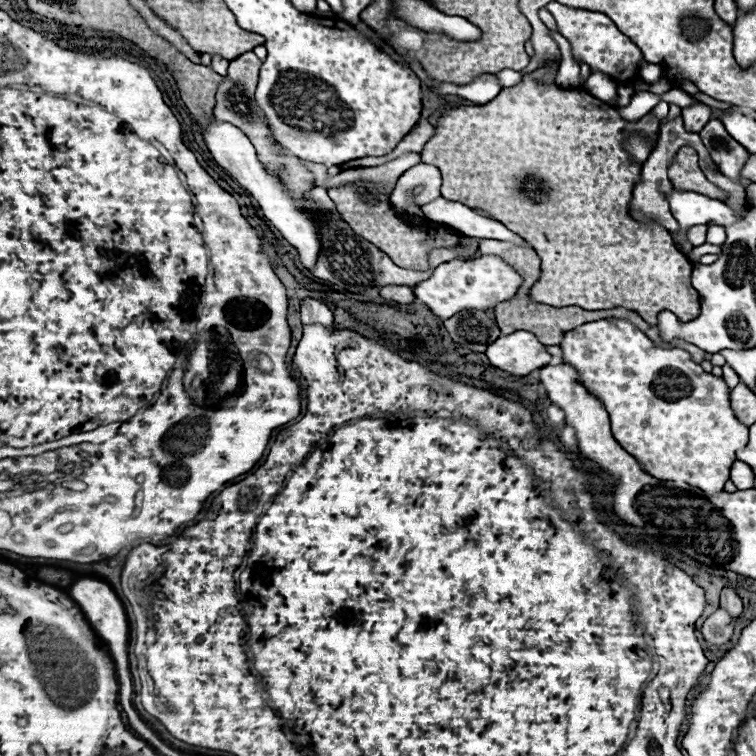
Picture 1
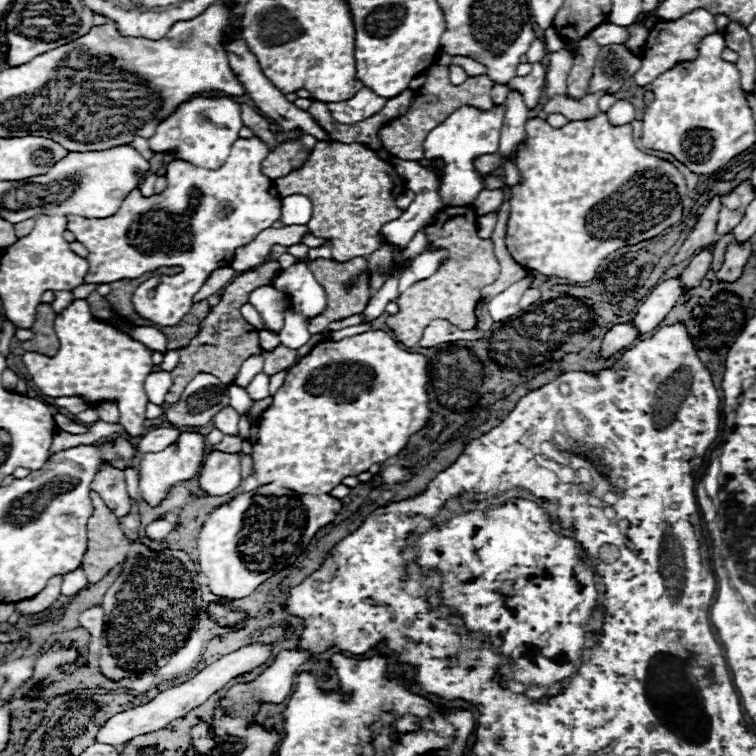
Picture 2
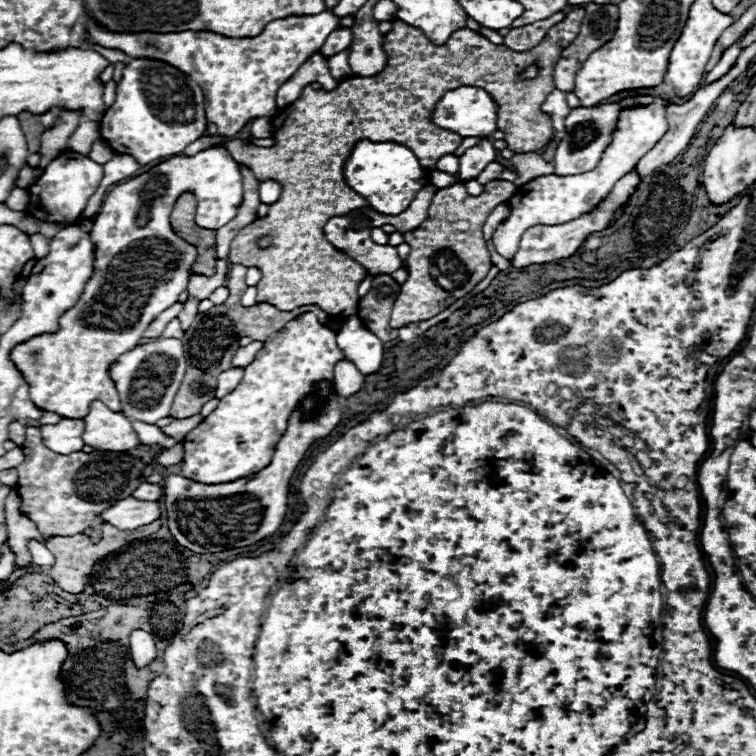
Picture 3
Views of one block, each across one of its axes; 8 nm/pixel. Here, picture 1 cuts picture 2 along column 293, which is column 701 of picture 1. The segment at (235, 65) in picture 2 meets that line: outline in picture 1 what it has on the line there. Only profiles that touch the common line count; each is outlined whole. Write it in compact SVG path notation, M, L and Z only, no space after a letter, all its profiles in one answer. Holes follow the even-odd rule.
M692 104L688 108L682 108L682 118L684 118L684 126L690 132L700 132L706 122L712 118L712 110L706 104Z

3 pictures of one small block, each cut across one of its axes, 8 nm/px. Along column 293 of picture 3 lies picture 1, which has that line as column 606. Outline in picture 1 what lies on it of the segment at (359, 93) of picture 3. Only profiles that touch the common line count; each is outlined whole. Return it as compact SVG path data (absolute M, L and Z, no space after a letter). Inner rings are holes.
M534 72L532 80L522 80L520 86L502 88L502 92L484 106L460 106L442 112L436 134L422 152L422 160L442 172L442 196L470 208L482 208L538 248L542 276L538 284L532 286L532 300L540 300L548 306L576 304L588 310L628 308L638 312L650 326L656 326L662 310L672 310L682 322L694 320L700 314L700 302L692 284L688 300L692 262L674 246L668 230L654 222L642 224L630 216L632 188L636 180L640 180L640 166L630 160L622 142L632 132L644 132L654 138L658 120L652 114L646 114L634 124L620 118L618 108L628 104L634 94L630 86L618 84L618 102L610 104L582 88L564 90L556 84L544 88L536 84L536 76L540 76L540 72Z

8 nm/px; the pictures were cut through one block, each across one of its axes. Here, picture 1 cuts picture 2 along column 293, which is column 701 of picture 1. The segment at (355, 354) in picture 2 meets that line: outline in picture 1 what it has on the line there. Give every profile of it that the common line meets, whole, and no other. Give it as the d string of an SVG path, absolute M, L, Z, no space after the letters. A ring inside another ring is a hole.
M598 320L598 322L592 322L592 324L582 324L578 328L574 328L572 332L568 332L564 336L564 340L558 344L562 348L562 362L564 364L570 364L578 376L580 376L580 384L584 388L588 388L588 392L592 392L600 402L602 406L606 408L608 416L610 416L610 426L612 426L612 436L620 442L620 446L630 452L632 456L636 456L638 464L642 464L644 472L658 478L658 480L682 480L690 486L696 486L700 488L704 494L716 494L716 492L722 492L724 484L730 480L730 468L736 460L736 450L744 448L746 442L748 442L748 428L744 424L740 424L728 404L728 386L722 378L716 378L712 374L706 374L702 370L702 366L694 364L692 358L688 356L688 352L680 350L680 348L674 348L674 350L664 350L664 348L658 348L650 338L646 338L644 332L640 332L638 328L634 328L630 322L626 320Z

